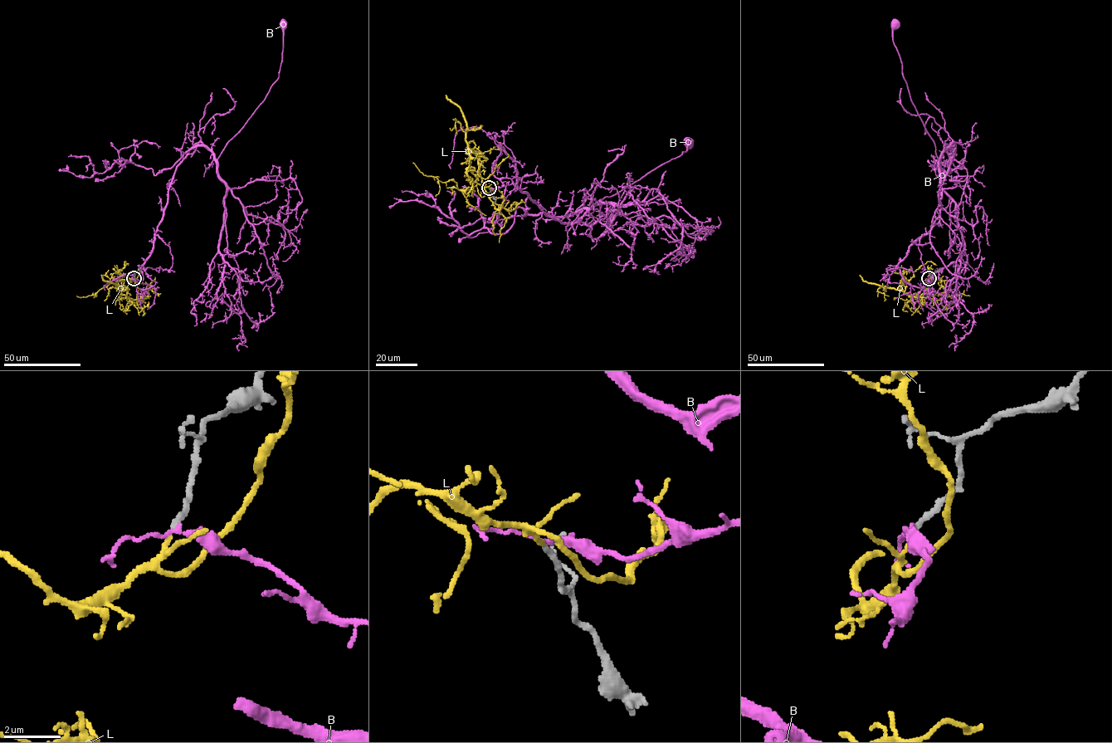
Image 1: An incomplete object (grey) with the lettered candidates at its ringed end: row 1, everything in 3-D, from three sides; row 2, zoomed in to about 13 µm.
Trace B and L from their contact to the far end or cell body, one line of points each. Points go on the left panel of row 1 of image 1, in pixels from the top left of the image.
B: (134, 278), (151, 285), (136, 286), (182, 156), (204, 145), (217, 159), (279, 76), (283, 24)
L: (134, 278), (121, 281), (121, 295), (117, 296), (136, 300), (139, 307), (138, 290)

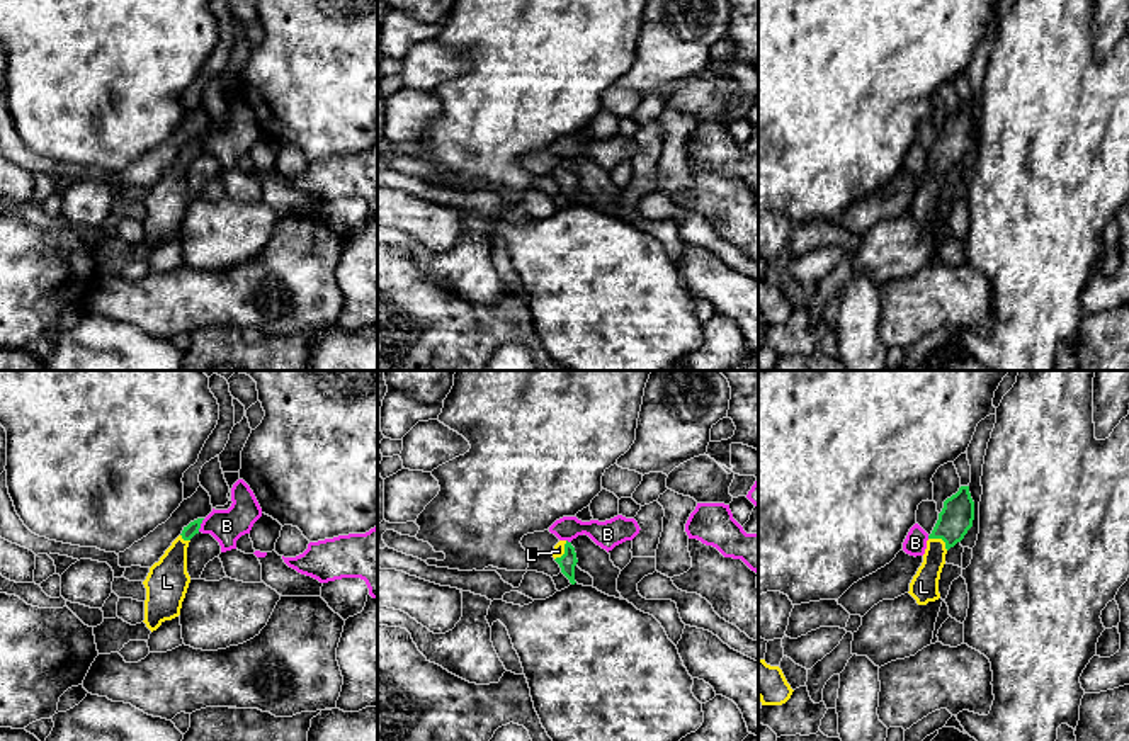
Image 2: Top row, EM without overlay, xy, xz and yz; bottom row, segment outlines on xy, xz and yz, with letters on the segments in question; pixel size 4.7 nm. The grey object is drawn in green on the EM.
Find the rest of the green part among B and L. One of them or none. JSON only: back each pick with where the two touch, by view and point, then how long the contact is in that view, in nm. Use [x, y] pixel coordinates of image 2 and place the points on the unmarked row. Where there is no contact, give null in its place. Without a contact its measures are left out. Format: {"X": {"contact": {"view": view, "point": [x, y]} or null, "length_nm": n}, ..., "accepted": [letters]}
{"L": {"contact": {"view": "yz", "point": [941, 157]}, "length_nm": 110}, "accepted": ["L"]}

